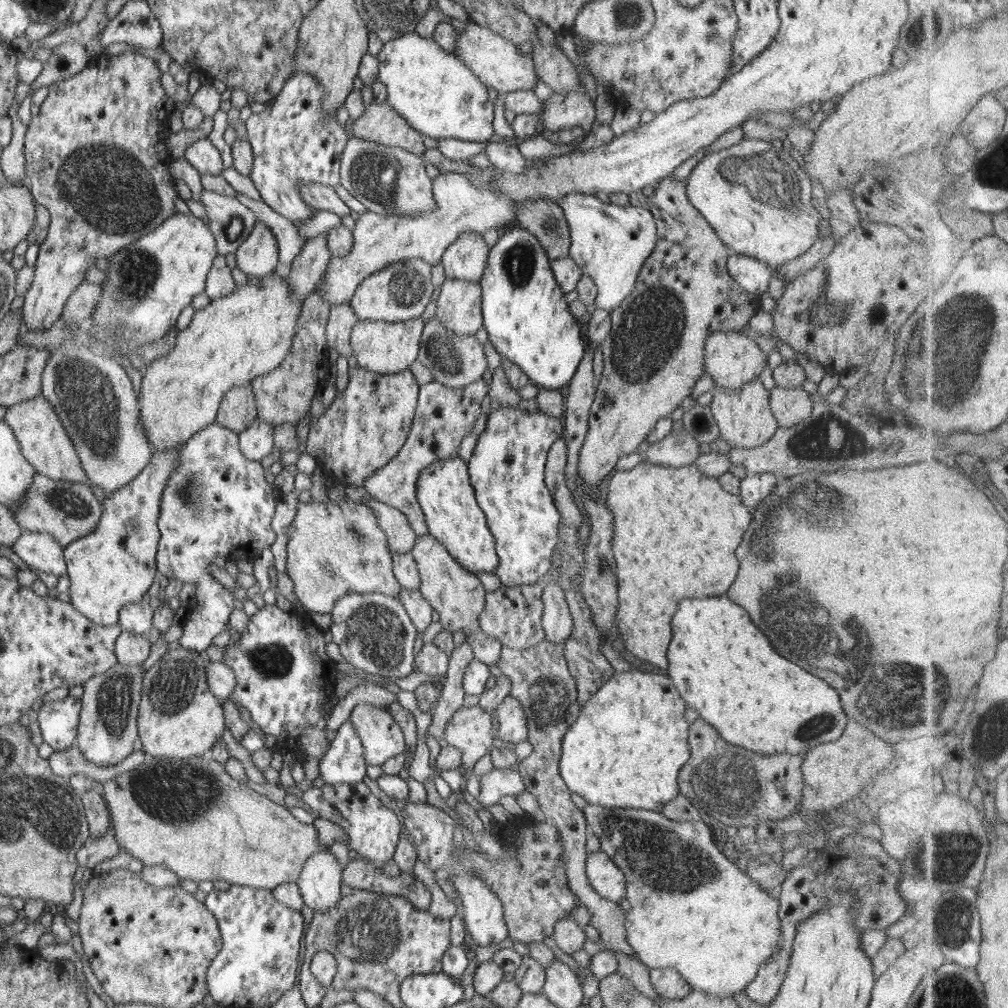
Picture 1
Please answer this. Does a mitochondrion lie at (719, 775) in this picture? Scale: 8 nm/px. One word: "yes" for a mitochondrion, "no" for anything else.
yes

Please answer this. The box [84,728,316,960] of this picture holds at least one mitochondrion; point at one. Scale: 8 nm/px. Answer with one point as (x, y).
(169, 793)

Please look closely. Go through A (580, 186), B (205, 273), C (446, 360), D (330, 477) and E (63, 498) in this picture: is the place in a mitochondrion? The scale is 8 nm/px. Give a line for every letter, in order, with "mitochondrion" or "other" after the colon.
A: other
B: other
C: mitochondrion
D: other
E: mitochondrion

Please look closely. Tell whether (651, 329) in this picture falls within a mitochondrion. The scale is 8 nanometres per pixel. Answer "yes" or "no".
yes

